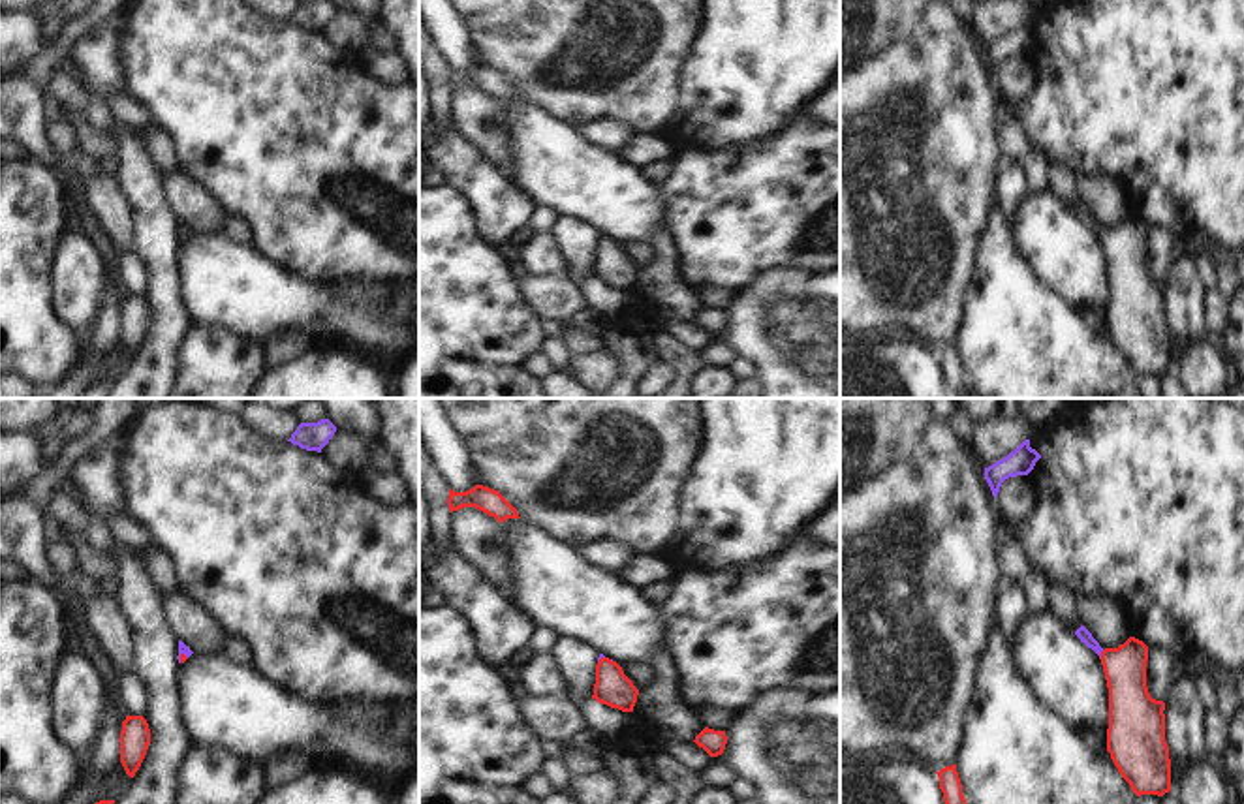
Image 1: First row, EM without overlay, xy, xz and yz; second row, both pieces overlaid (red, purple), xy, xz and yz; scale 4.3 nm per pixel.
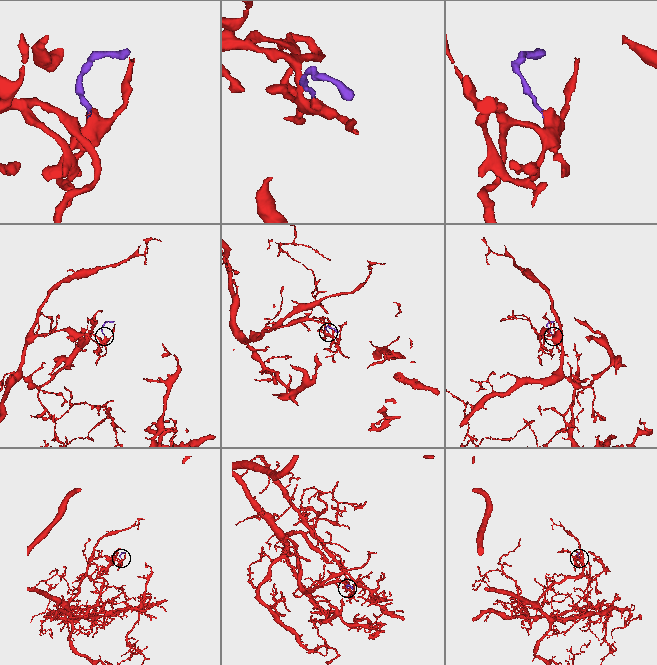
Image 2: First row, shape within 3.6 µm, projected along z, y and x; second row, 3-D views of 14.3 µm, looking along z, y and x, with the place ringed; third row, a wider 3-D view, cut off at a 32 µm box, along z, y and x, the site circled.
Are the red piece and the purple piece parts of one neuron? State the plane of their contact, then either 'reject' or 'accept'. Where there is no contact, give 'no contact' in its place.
yz | accept

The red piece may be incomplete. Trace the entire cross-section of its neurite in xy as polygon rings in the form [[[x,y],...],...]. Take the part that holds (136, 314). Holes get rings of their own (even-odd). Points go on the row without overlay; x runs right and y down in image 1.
[[[126,295],[120,310],[120,342],[130,357],[139,349],[150,323],[150,308],[143,295]]]

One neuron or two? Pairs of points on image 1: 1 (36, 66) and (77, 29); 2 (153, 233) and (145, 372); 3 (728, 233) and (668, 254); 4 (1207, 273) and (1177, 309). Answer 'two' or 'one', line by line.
1: one
2: one
3: two
4: two

